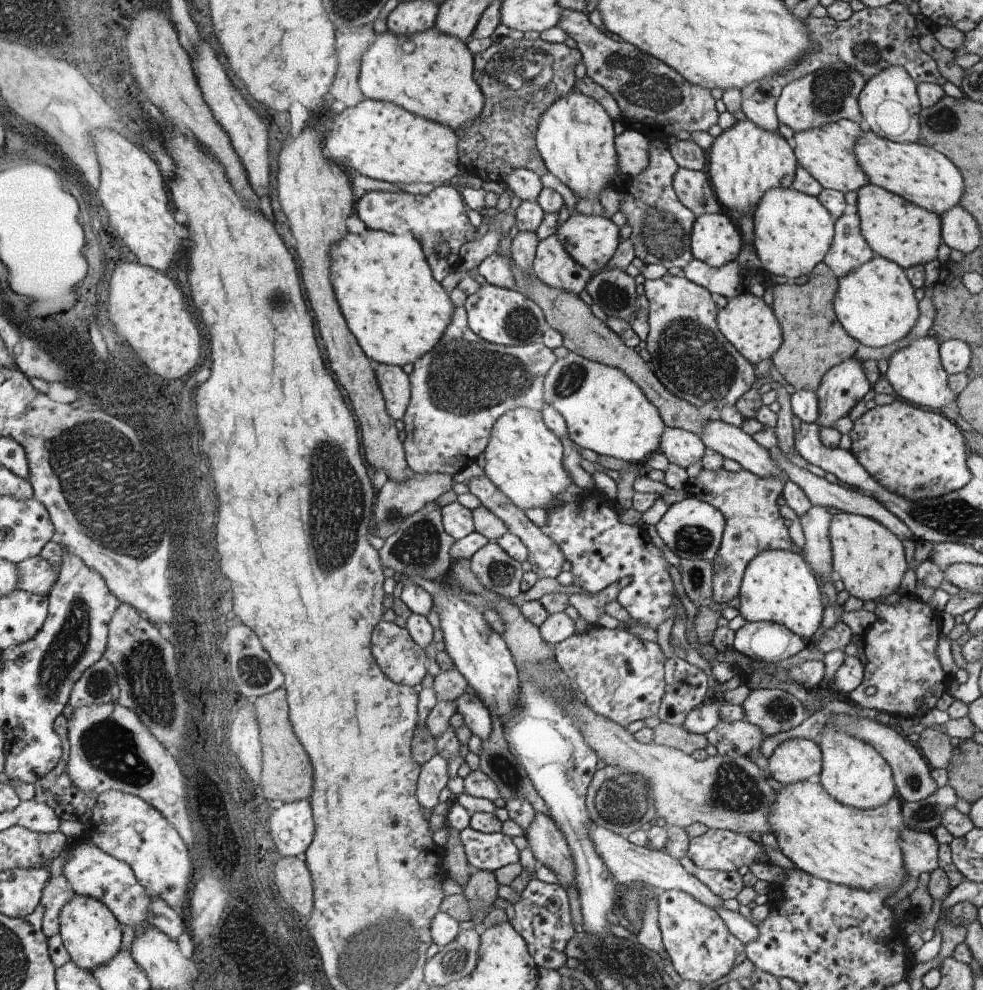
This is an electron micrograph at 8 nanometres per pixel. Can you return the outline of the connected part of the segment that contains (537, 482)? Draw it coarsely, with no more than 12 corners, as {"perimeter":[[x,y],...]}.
{"perimeter":[[506,411],[485,476],[522,510],[556,506],[572,478],[541,411]]}

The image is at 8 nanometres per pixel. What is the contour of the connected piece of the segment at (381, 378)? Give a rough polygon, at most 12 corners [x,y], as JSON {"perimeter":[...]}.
{"perimeter":[[378,363],[390,416],[402,420],[411,399],[409,374]]}

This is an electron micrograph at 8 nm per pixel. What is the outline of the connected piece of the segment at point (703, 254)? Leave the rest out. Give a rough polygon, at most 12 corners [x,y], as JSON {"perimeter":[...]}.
{"perimeter":[[726,211],[703,214],[692,230],[693,258],[721,267],[744,241]]}

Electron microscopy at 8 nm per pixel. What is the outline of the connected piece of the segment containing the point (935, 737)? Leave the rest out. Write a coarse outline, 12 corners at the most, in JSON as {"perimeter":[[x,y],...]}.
{"perimeter":[[926,727],[916,746],[932,769],[945,769],[954,749],[938,727]]}

